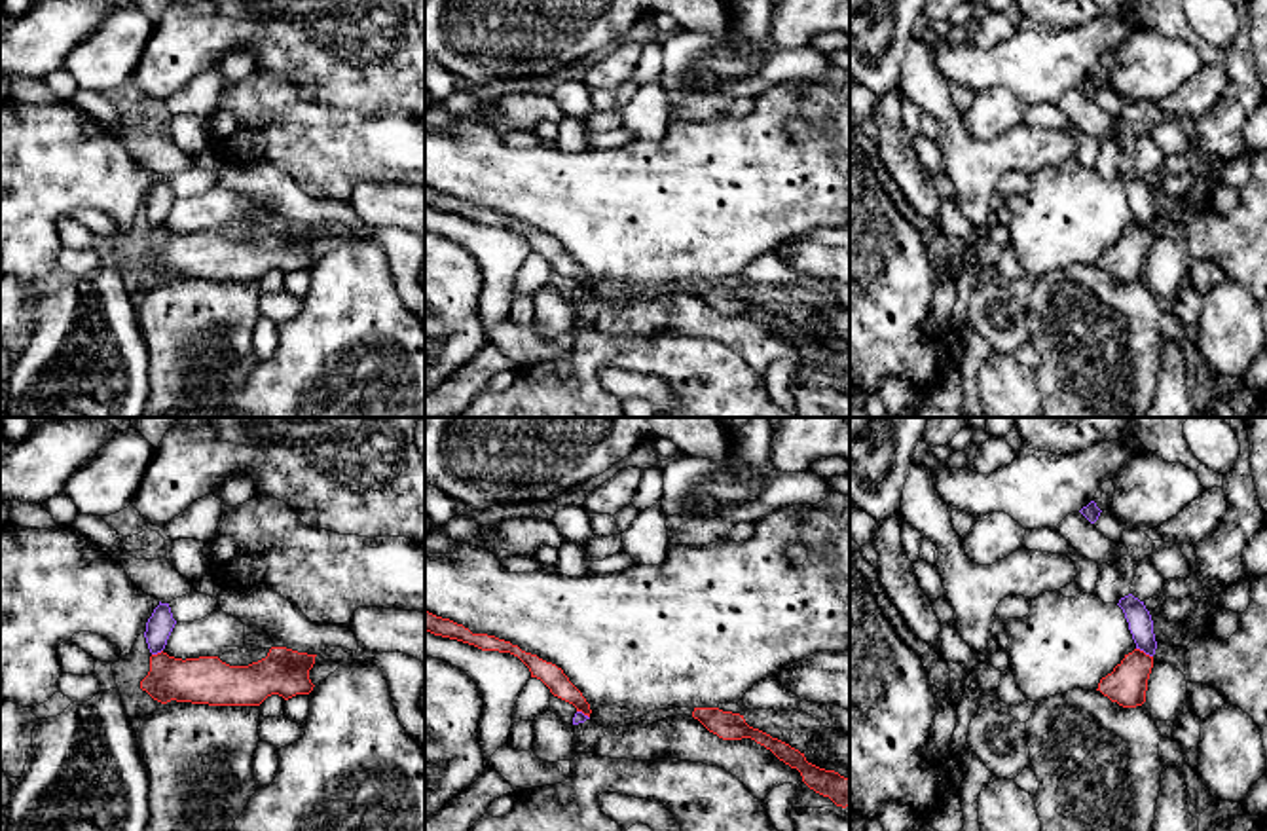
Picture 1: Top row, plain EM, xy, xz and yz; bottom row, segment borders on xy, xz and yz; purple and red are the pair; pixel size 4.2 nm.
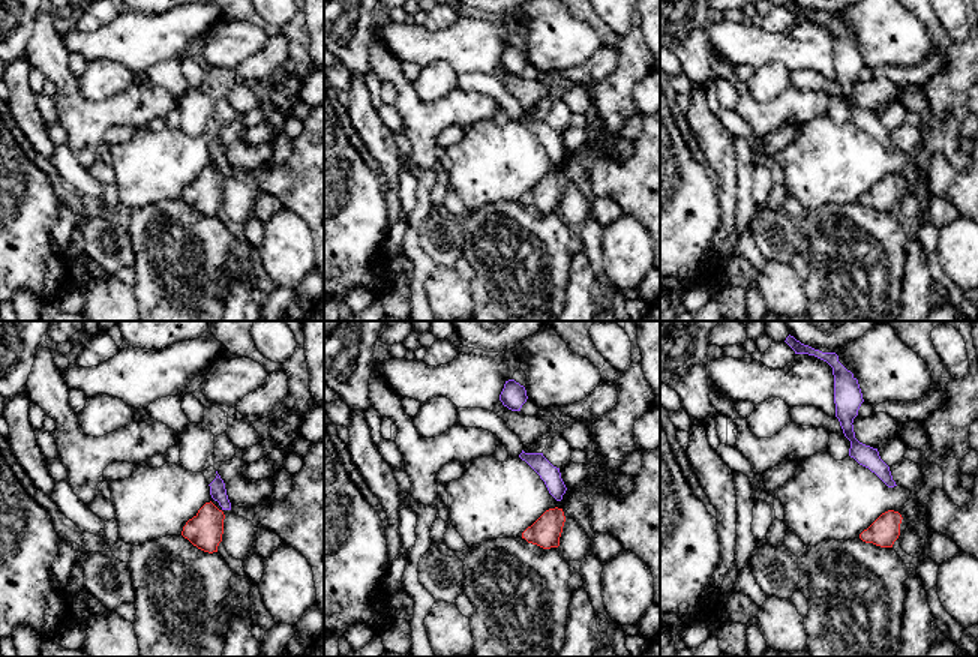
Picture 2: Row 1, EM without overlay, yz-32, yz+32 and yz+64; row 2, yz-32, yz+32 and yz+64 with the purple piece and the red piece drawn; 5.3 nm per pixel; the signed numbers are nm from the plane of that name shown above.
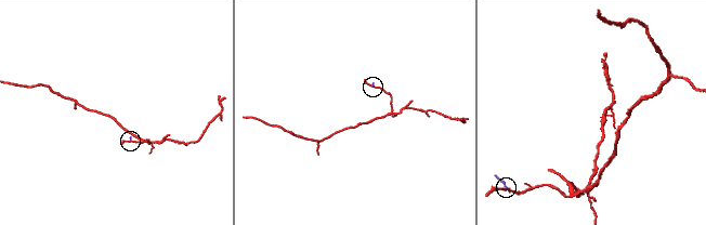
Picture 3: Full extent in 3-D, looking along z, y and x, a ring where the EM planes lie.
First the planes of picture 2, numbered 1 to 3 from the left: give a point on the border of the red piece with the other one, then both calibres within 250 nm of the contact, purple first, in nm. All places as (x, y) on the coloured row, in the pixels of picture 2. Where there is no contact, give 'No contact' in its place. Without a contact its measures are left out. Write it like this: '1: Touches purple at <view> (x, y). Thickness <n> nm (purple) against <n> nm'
1: No contact
2: No contact
3: No contact

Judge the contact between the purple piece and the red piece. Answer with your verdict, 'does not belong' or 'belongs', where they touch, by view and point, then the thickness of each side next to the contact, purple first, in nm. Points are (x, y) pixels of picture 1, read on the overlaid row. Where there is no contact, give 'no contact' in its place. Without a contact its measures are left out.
does not belong; contact yz (1144, 651); calibres 110 and 170 nm

